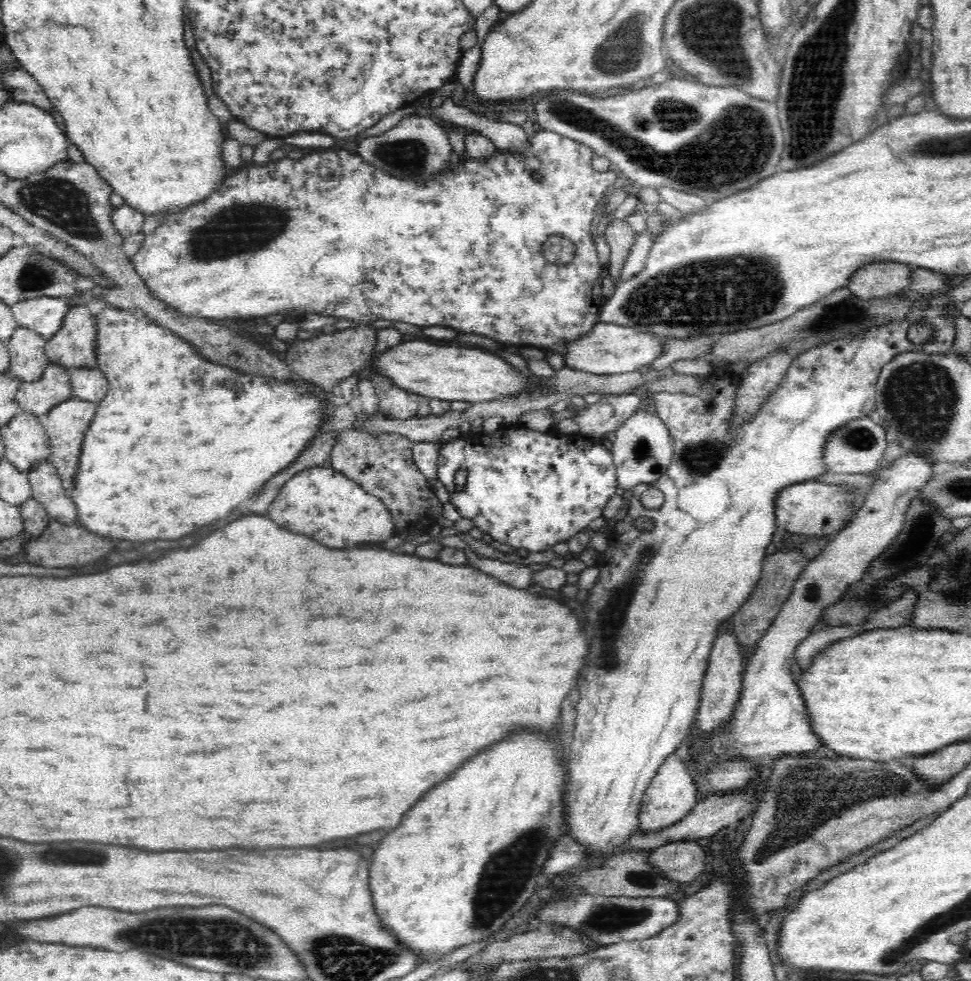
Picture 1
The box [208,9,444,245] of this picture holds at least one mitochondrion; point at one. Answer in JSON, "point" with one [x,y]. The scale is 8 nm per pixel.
{"point":[409,156]}

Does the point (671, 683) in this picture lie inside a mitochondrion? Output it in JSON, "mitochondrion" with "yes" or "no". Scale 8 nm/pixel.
{"mitochondrion":"no"}

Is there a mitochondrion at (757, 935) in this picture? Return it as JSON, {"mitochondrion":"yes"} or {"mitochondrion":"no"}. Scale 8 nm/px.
{"mitochondrion":"no"}

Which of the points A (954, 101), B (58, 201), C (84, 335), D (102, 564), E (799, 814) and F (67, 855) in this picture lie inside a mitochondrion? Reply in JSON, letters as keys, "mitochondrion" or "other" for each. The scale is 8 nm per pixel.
{"A":"other","B":"mitochondrion","C":"other","D":"other","E":"mitochondrion","F":"mitochondrion"}

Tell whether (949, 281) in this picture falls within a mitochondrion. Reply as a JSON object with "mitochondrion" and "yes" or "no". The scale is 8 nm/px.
{"mitochondrion":"no"}

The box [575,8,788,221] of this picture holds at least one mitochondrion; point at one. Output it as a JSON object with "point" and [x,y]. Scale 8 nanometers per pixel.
{"point":[620,51]}

